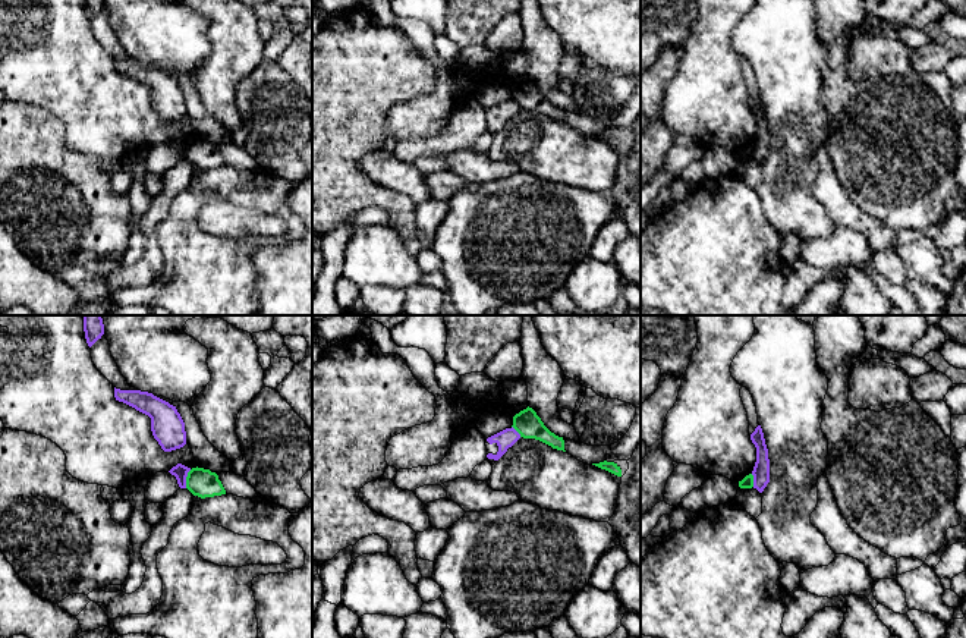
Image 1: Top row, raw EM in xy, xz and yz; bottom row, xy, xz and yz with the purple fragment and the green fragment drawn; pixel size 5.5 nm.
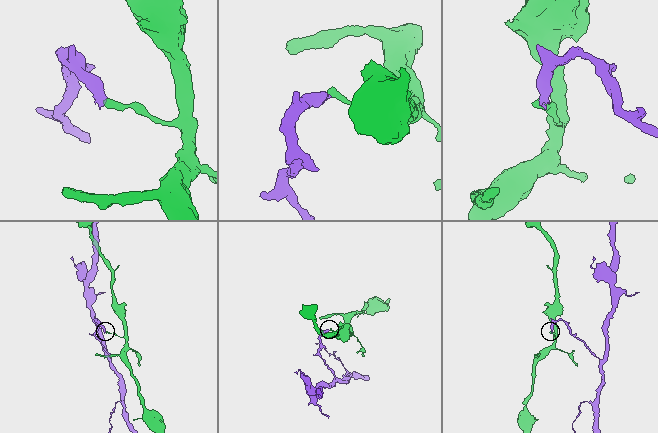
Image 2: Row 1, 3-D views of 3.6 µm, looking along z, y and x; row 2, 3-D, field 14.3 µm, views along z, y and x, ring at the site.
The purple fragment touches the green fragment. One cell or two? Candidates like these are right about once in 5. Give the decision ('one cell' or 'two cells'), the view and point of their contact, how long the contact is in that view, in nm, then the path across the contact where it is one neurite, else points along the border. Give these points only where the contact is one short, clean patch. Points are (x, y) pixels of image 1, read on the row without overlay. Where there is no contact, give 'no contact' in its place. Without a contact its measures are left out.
two cells | xy (185, 150) | 110 nm | along xy (191, 141), (185, 159)

